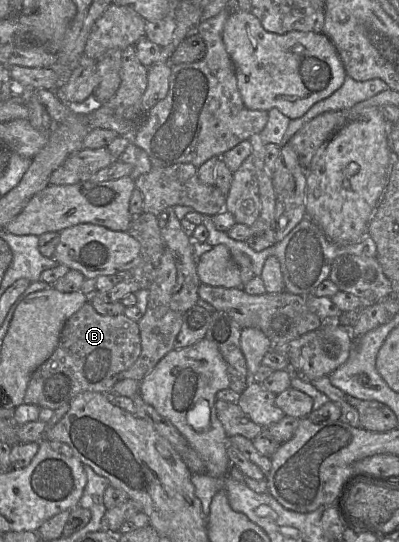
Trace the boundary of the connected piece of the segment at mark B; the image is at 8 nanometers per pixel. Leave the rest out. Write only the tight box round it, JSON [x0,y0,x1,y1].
[24,302,141,410]

